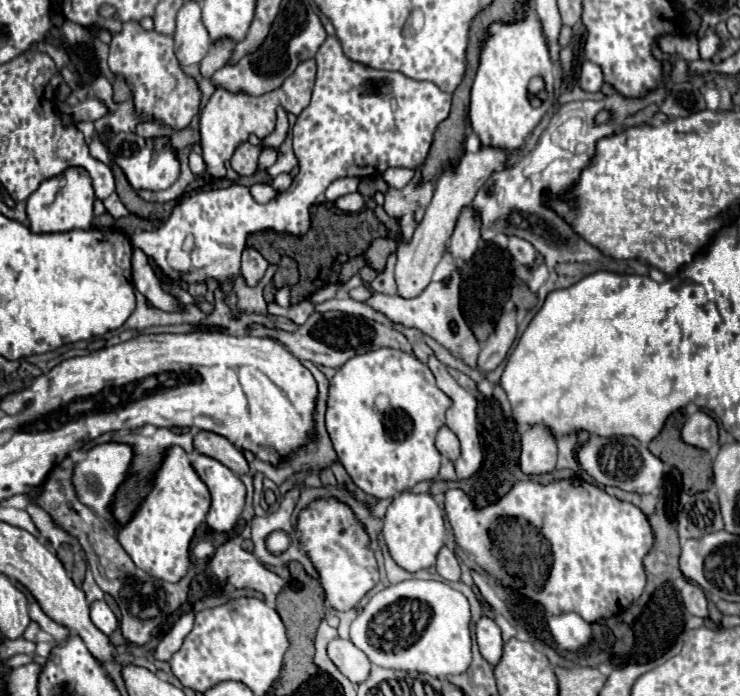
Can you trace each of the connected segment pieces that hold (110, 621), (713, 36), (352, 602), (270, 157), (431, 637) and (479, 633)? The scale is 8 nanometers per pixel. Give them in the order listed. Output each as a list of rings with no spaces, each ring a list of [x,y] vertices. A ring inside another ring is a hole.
[[[96,600],[96,602],[90,604],[90,618],[92,618],[94,626],[98,630],[102,630],[106,636],[112,634],[118,626],[114,612],[108,608],[108,604],[104,600]]]
[[[708,28],[704,36],[700,38],[700,58],[710,60],[720,50],[720,36],[716,34],[716,28]]]
[[[334,498],[310,504],[298,516],[298,530],[294,538],[312,558],[320,574],[328,606],[332,606],[334,610],[346,612],[356,608],[356,604],[368,594],[368,590],[376,586],[378,566],[374,552],[368,548],[368,534],[346,504]]]
[[[266,148],[266,150],[262,152],[262,156],[258,158],[258,170],[266,170],[266,168],[270,168],[270,166],[276,162],[276,156],[278,156],[276,150]]]
[[[404,580],[400,584],[388,586],[370,598],[362,614],[352,622],[350,640],[360,648],[372,664],[392,670],[412,670],[424,672],[434,678],[444,678],[450,674],[462,674],[470,666],[470,606],[462,592],[454,590],[446,582],[438,580]]]
[[[480,616],[480,620],[476,622],[476,642],[480,646],[480,654],[492,664],[496,666],[500,656],[502,656],[502,634],[500,628],[496,626],[496,622],[488,616]]]

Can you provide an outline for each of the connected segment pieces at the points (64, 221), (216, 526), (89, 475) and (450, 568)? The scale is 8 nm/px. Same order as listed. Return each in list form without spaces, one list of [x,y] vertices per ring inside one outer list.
[[[66,168],[60,176],[44,180],[32,196],[26,200],[26,214],[30,230],[36,234],[42,232],[68,232],[68,230],[88,230],[94,218],[94,188],[88,172],[84,168]]]
[[[198,454],[192,460],[192,466],[212,494],[206,524],[216,532],[232,530],[244,508],[246,488],[242,480],[222,462],[204,454]]]
[[[100,444],[96,448],[92,448],[86,456],[86,460],[82,460],[80,464],[76,464],[74,468],[74,486],[78,492],[78,498],[90,506],[98,516],[102,516],[108,524],[112,522],[110,518],[110,502],[112,502],[112,488],[116,490],[120,482],[124,482],[128,466],[132,460],[132,448],[128,444]]]
[[[444,546],[444,548],[438,552],[436,570],[438,570],[438,574],[440,574],[444,580],[450,580],[450,582],[460,580],[460,564],[458,564],[458,560],[456,560],[456,554],[454,554],[450,548]]]

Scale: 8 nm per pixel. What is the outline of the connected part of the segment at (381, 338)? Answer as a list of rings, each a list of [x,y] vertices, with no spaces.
[[[314,312],[302,326],[298,326],[296,332],[288,334],[282,332],[278,328],[266,328],[262,324],[250,324],[248,326],[248,334],[252,336],[268,336],[278,340],[280,344],[284,344],[296,358],[300,360],[310,360],[318,366],[330,366],[330,368],[340,368],[344,366],[352,356],[376,350],[376,348],[396,348],[396,350],[404,350],[412,354],[412,344],[406,340],[406,336],[386,324],[380,324],[376,320],[368,320],[364,316],[354,316],[354,314],[346,314],[346,312],[324,312],[318,314]]]

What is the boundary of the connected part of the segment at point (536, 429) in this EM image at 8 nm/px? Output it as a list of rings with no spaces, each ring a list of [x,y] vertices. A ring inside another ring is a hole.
[[[544,424],[528,426],[522,432],[520,468],[530,476],[556,468],[556,436]]]

